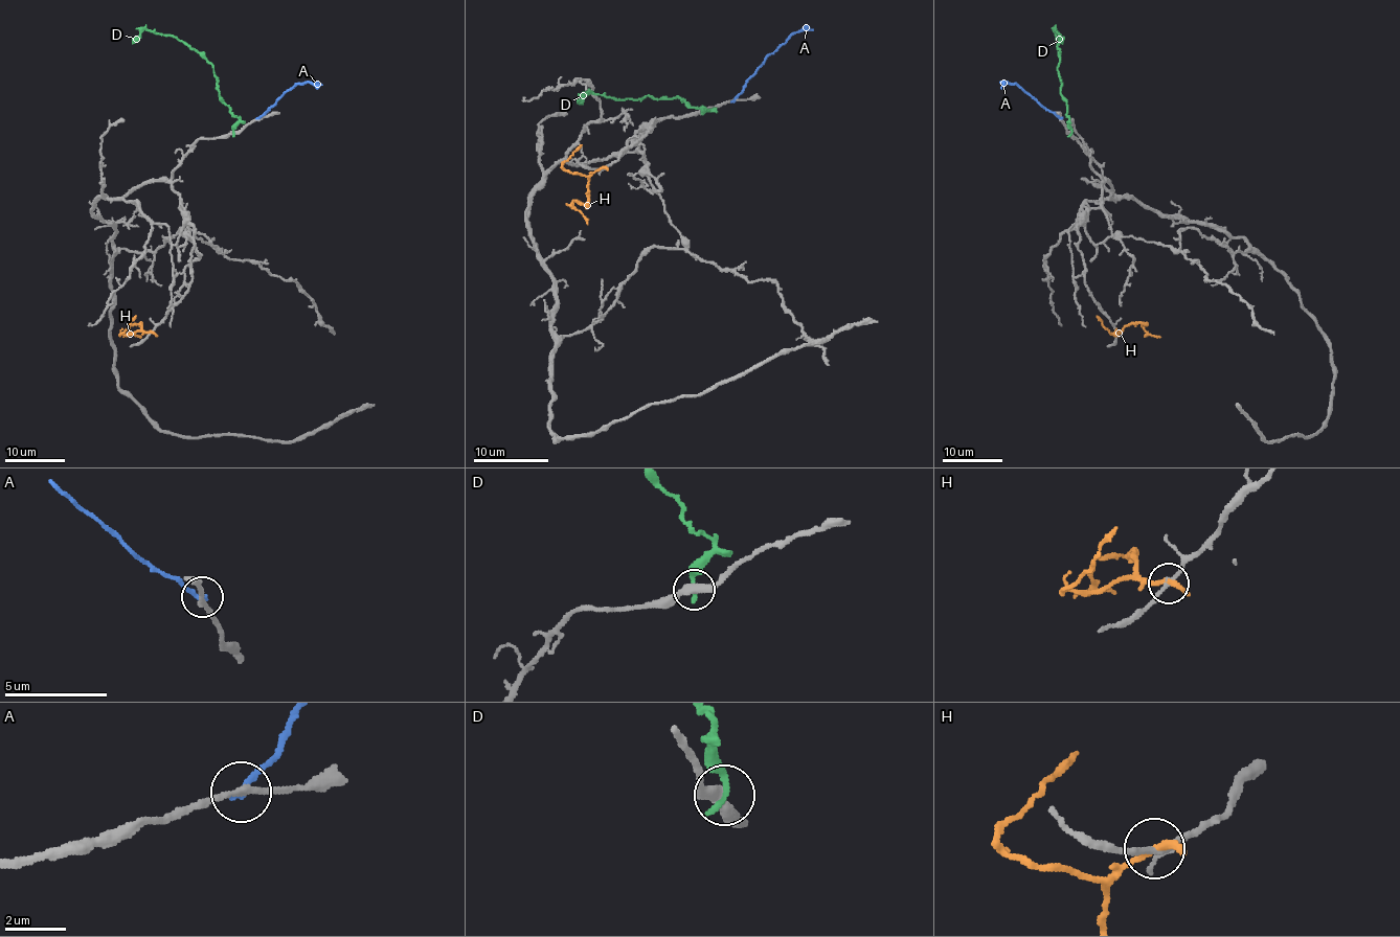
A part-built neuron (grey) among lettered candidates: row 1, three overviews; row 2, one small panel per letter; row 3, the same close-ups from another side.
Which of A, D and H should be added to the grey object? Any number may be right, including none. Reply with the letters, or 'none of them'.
none of them

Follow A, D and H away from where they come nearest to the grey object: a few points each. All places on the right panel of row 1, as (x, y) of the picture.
A: (1061, 118), (1015, 84), (1006, 82), (1005, 85)
D: (1071, 133), (1057, 67), (1060, 64), (1057, 47), (1060, 37), (1055, 29), (1055, 36), (1062, 43)
H: (1115, 333), (1144, 323), (1148, 334), (1160, 337)

